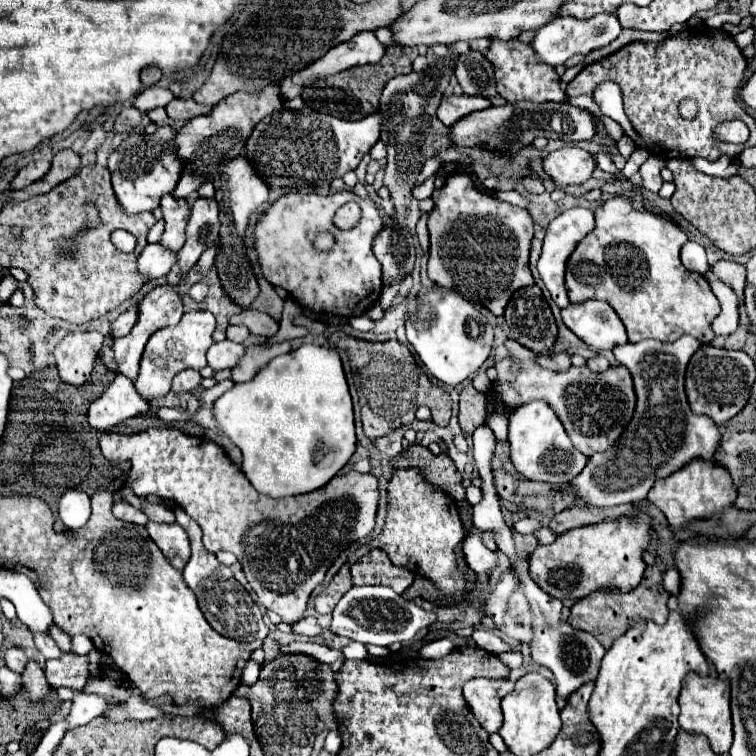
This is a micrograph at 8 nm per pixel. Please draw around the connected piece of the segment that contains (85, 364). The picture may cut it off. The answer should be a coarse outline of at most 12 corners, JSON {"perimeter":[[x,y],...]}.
{"perimeter":[[69,332],[55,348],[63,382],[85,384],[99,332]]}

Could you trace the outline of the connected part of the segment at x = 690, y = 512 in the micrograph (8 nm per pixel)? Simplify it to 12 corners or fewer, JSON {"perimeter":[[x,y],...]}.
{"perimeter":[[695,458],[647,498],[673,528],[733,506],[725,466]]}

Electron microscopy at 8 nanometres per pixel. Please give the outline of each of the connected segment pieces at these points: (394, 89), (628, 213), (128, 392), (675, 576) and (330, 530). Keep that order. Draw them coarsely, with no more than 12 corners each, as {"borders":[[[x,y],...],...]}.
{"borders":[[[459,54],[381,94],[383,186],[409,202],[425,160],[453,146],[435,112]],[[615,196],[567,262],[571,302],[613,306],[629,342],[703,346],[721,312],[685,232]],[[127,376],[91,402],[93,428],[109,430],[143,414],[149,404]],[[665,568],[663,586],[679,594],[681,580],[675,568]],[[105,432],[137,496],[173,498],[287,624],[375,526],[379,484],[259,494],[221,446]]]}

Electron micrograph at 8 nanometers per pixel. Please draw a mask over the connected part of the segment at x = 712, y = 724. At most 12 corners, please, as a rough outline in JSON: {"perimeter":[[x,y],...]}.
{"perimeter":[[685,676],[679,726],[731,748],[729,682]]}

